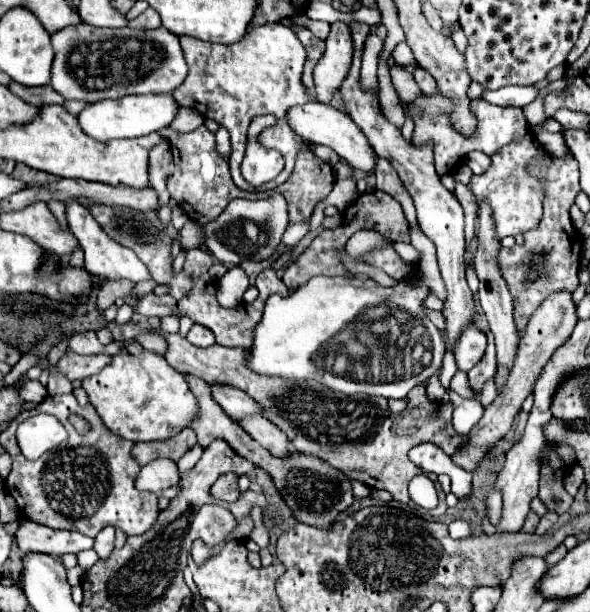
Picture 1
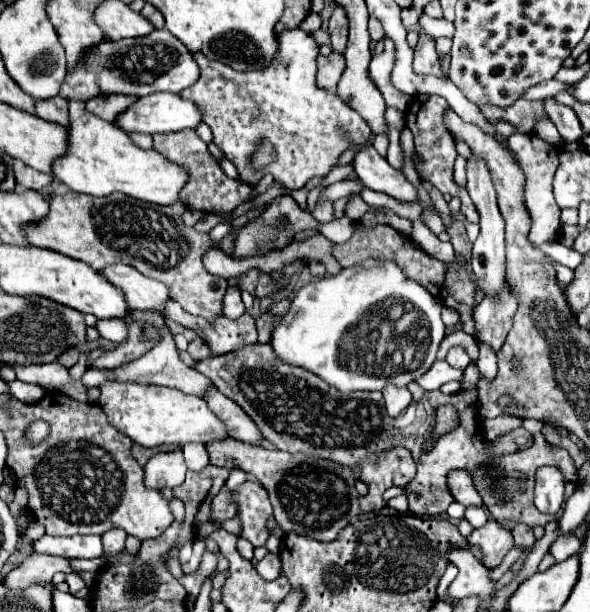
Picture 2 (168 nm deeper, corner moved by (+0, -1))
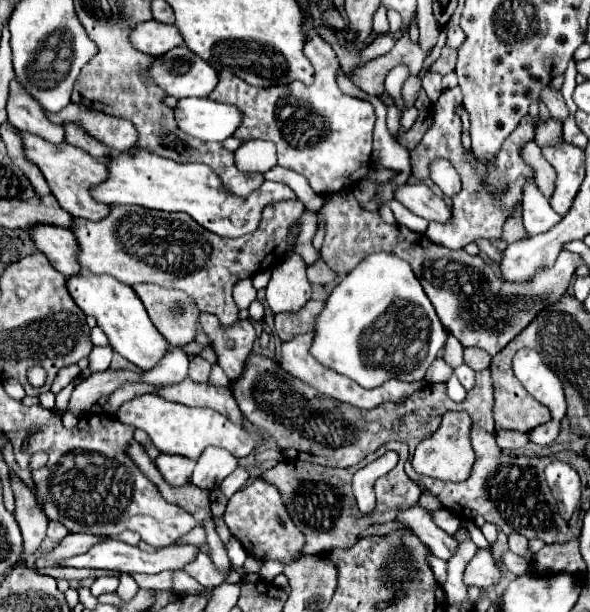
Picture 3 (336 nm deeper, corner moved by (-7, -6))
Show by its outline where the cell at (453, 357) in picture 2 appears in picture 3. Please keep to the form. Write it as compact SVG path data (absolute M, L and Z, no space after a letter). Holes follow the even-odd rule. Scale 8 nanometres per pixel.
M453 336L447 338L447 344L445 344L445 352L443 352L443 360L451 366L451 368L457 368L461 366L465 360L463 360L463 346L461 342Z

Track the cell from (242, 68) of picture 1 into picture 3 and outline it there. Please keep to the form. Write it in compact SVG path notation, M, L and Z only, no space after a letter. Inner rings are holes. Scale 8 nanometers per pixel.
M311 36L305 42L303 50L307 54L307 60L311 60L311 66L315 68L313 84L307 86L303 82L291 82L287 86L269 86L269 88L259 90L259 88L243 82L237 76L221 76L219 74L219 84L207 98L215 100L215 102L223 102L223 104L233 104L239 108L239 112L243 114L243 122L239 124L239 130L235 130L235 134L233 134L237 140L249 142L249 140L261 138L261 140L275 142L279 166L303 174L309 180L309 186L313 188L315 194L327 196L327 194L339 192L343 188L353 188L369 172L375 110L373 110L371 102L351 98L339 90L339 86L335 82L339 60L337 60L333 48L321 36Z

